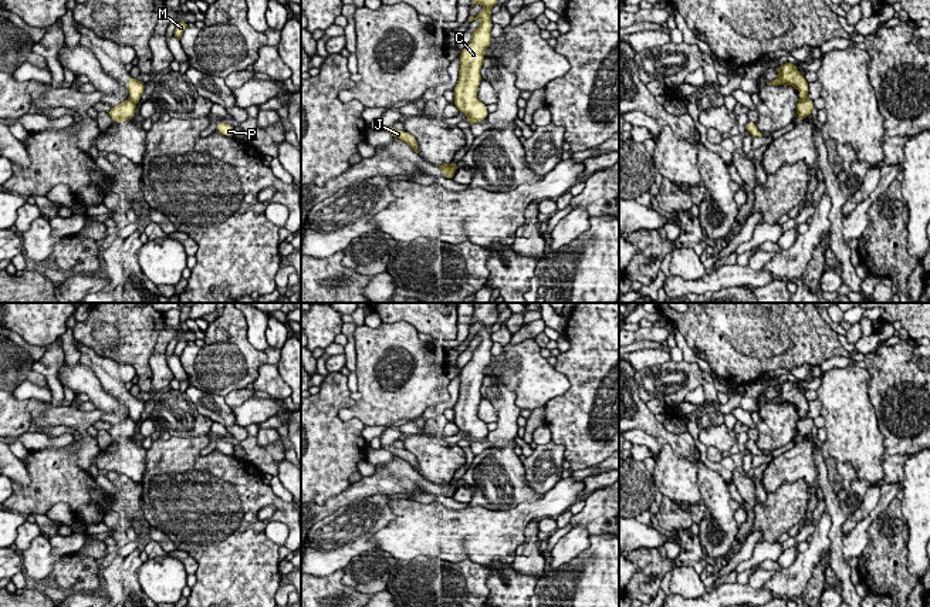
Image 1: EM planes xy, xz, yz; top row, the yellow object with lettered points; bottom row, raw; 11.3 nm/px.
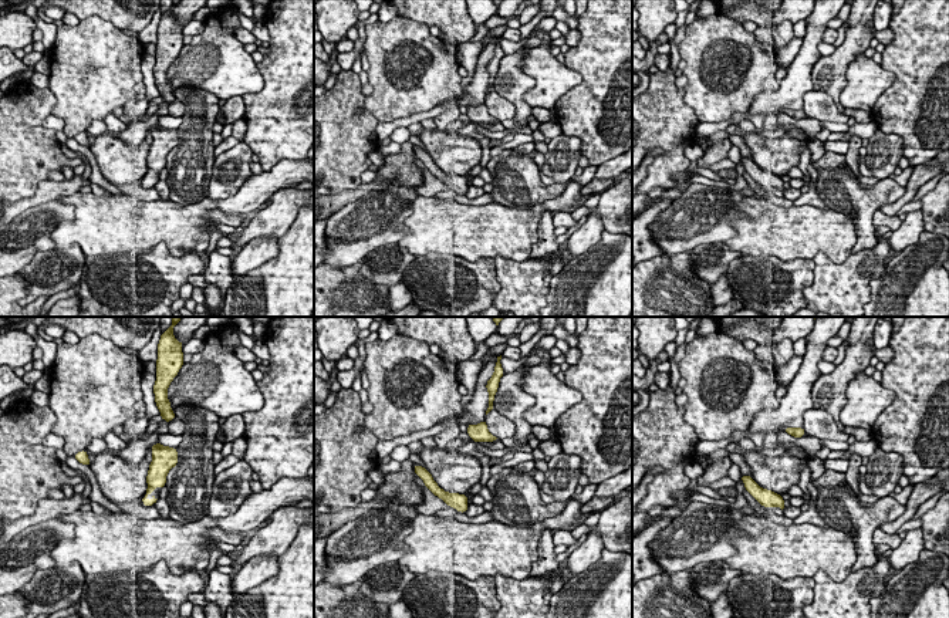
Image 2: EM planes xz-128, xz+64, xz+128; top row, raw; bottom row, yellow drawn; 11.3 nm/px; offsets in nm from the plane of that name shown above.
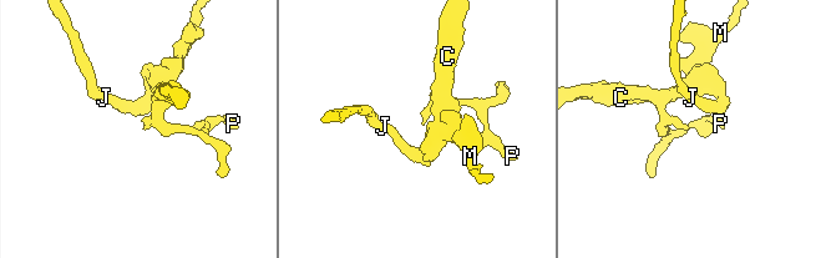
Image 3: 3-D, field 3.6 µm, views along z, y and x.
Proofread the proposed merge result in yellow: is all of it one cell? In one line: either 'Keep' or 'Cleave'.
Cleave

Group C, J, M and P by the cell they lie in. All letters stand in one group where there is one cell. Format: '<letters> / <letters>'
C M P / J

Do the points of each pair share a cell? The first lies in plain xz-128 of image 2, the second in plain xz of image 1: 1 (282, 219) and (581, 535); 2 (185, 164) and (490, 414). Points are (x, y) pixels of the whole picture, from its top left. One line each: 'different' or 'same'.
1: different
2: different

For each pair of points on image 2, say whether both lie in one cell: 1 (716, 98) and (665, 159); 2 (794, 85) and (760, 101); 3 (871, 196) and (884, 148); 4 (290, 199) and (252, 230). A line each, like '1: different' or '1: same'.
1: different
2: same
3: different
4: same

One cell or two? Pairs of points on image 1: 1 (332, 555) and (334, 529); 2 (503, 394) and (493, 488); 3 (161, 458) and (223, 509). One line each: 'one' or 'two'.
1: one
2: one
3: one

